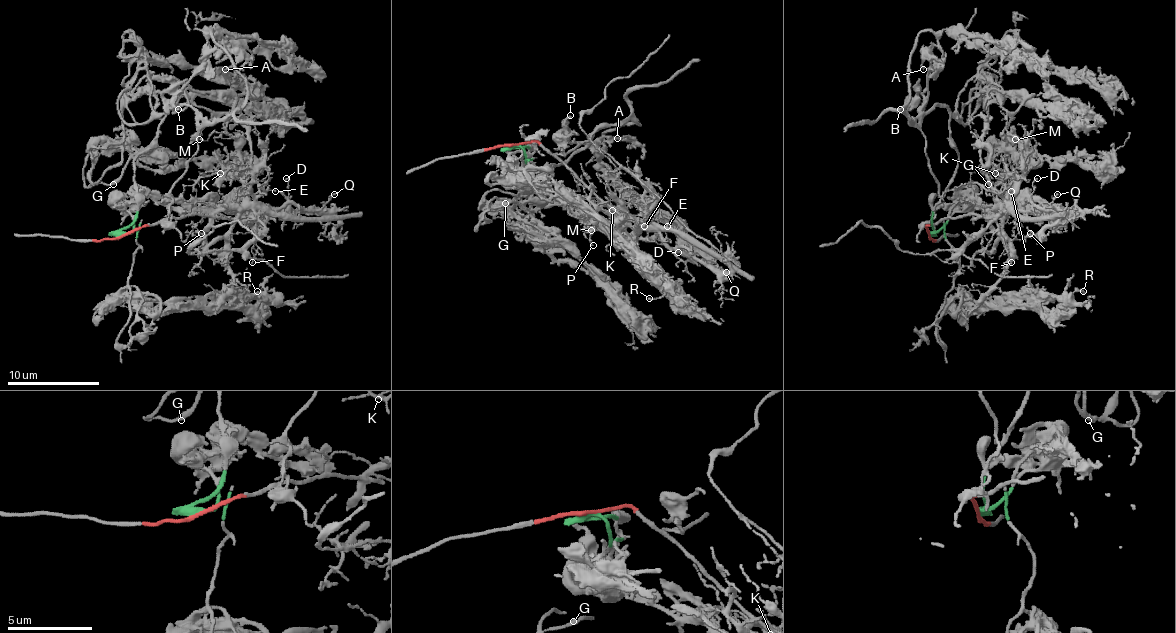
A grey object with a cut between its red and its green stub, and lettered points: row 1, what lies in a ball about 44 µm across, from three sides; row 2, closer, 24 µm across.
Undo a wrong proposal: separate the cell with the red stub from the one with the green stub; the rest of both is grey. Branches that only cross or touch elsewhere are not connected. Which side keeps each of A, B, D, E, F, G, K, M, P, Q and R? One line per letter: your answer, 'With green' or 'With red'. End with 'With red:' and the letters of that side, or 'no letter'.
A: With green
B: With green
D: With red
E: With red
F: With red
G: With green
K: With red
M: With red
P: With red
Q: With red
R: With green
With red: D, E, F, K, M, P, Q

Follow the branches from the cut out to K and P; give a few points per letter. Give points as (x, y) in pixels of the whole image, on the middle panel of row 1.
K: (513, 144), (540, 142), (605, 202), (635, 220), (635, 229), (614, 220), (612, 211)
P: (513, 144), (540, 142), (598, 197), (602, 206), (591, 238), (593, 245)

